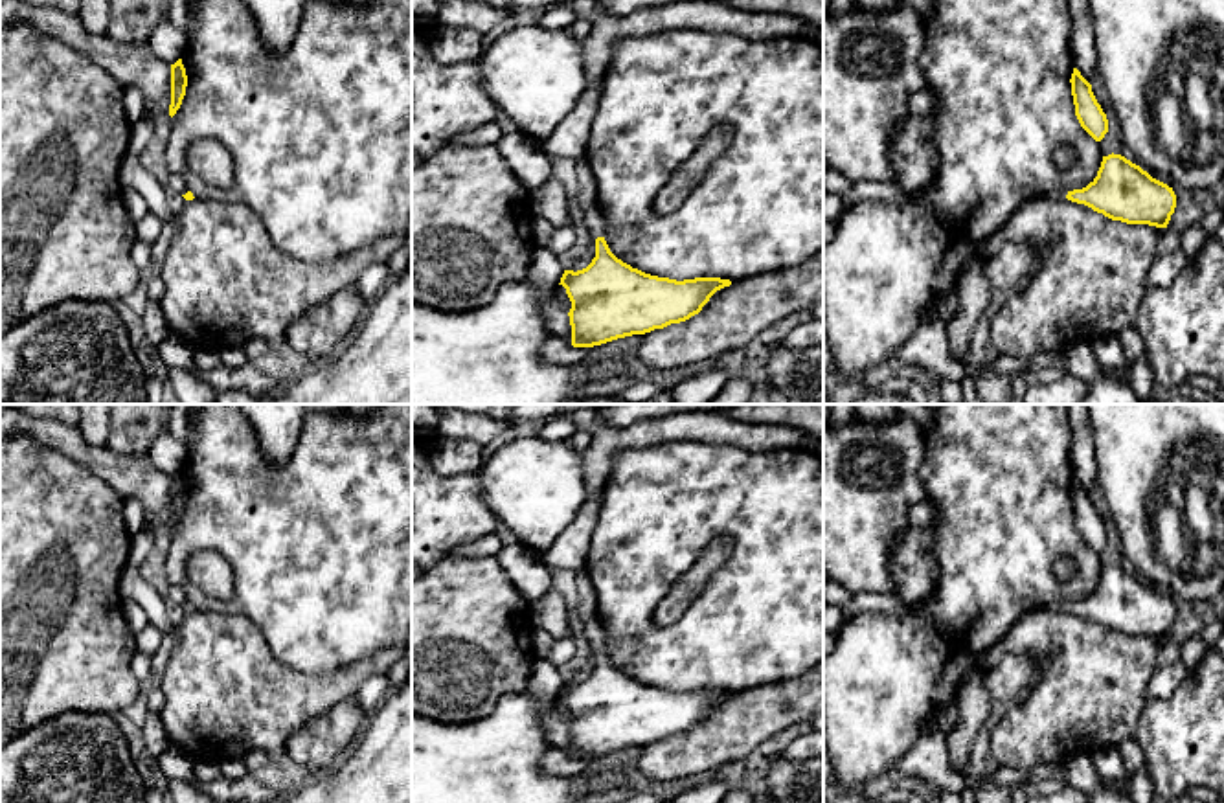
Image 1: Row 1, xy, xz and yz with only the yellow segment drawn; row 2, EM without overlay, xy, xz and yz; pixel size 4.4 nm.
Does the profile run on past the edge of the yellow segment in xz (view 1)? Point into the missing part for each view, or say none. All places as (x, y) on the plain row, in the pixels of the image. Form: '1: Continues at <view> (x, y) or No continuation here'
1: Continues at xz (594, 634)

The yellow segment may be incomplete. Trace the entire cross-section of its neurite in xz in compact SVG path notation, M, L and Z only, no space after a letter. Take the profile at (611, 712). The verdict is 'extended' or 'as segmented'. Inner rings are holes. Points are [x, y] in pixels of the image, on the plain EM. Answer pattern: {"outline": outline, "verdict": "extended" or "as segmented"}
{"outline": "M597 619L584 623L583 632L595 649L595 669L583 682L564 682L559 695L572 713L573 759L594 759L686 733L717 702L731 696L720 689L676 693L632 680L610 663Z", "verdict": "extended"}

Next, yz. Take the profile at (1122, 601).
{"outline": "M1114 564L1103 568L1097 588L1086 599L1046 608L1084 616L1112 632L1156 639L1167 639L1176 619L1173 599Z", "verdict": "extended"}

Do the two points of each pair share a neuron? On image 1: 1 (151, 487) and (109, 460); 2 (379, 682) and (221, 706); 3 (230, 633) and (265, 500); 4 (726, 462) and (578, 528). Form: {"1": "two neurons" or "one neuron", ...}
{"1": "one neuron", "2": "two neurons", "3": "two neurons", "4": "two neurons"}

